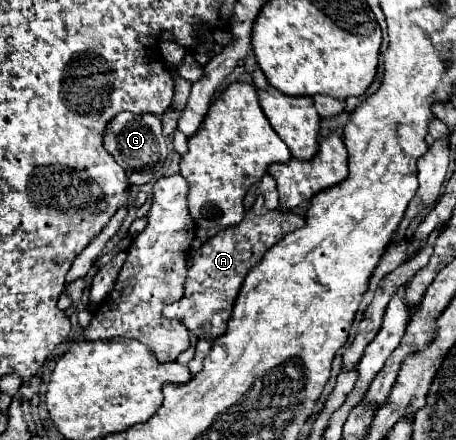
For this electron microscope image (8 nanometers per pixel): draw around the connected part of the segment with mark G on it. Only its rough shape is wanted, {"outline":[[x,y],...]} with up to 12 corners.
{"outline":[[119,112],[105,148],[129,184],[155,180],[167,156],[157,114]]}

